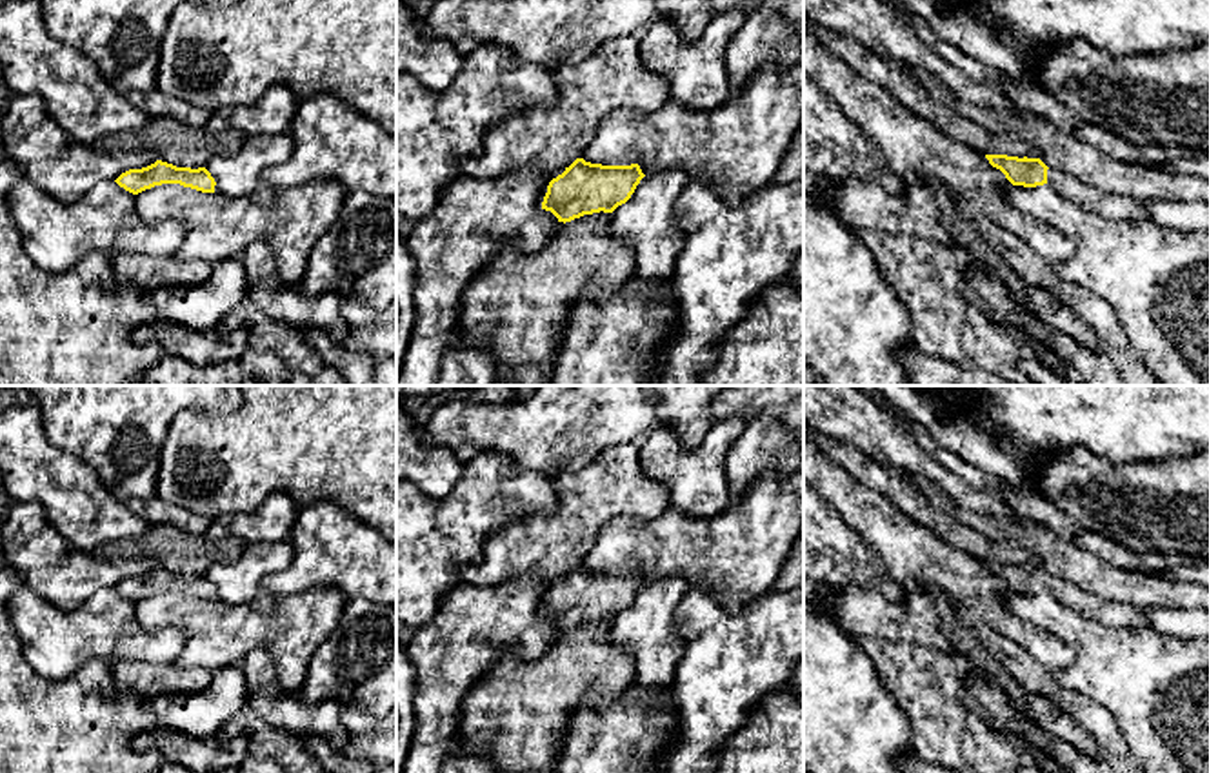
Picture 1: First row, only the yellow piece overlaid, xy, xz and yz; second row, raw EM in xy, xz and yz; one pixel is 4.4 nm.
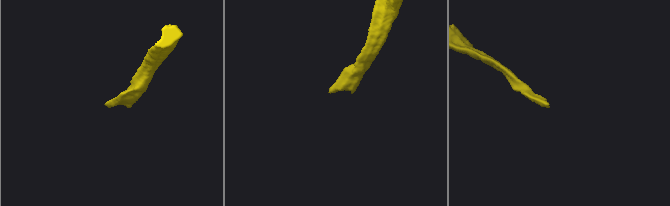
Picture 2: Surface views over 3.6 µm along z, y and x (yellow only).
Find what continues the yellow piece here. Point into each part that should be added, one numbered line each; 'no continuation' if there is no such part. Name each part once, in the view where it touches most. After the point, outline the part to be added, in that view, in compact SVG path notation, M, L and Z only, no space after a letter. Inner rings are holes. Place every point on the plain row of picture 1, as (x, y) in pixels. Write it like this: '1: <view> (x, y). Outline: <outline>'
1: yz (1111, 613). Outline: M1049 575L1047 591L1056 602L1076 611L1087 620L1109 627L1149 627L1147 618L1138 607L1114 600L1096 598L1065 578Z

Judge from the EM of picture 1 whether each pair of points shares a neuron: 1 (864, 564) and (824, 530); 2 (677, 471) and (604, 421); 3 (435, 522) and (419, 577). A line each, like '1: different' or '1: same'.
1: same
2: different
3: same

